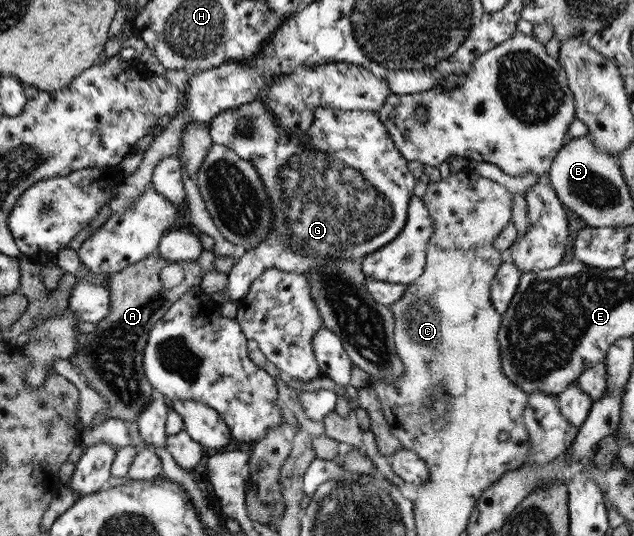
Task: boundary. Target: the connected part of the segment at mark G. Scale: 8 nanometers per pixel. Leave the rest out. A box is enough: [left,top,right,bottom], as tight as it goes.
[208,98,418,303]

